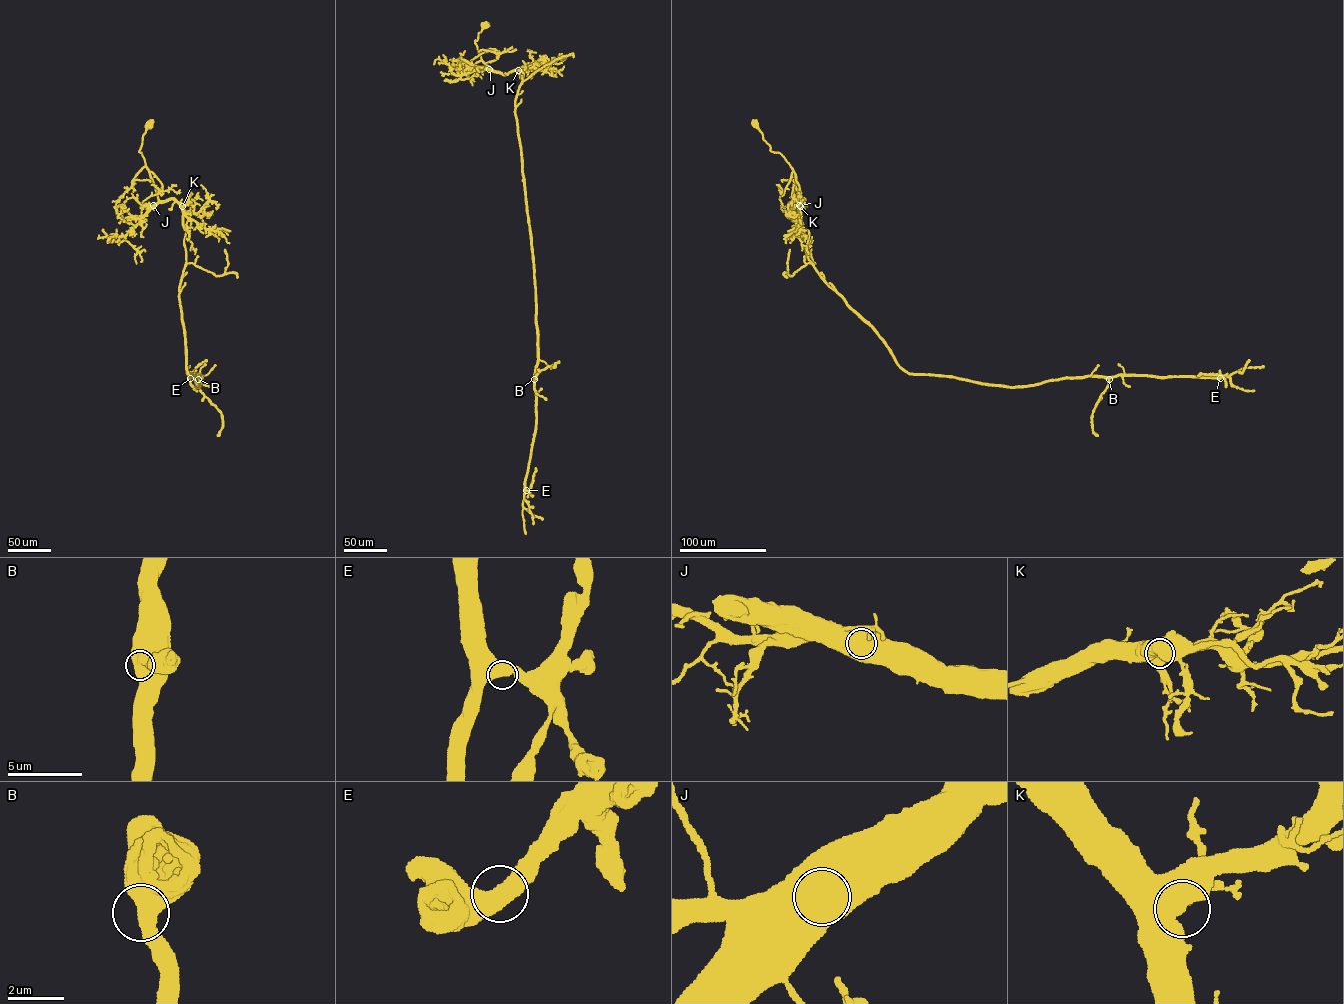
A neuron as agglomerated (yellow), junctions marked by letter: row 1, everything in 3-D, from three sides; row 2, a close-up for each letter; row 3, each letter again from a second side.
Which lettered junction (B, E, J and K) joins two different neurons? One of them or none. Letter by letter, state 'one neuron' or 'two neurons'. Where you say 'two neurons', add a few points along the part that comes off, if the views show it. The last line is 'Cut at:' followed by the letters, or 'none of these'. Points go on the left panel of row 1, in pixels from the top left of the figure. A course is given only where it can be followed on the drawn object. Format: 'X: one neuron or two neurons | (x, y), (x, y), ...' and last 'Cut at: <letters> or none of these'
B: one neuron
E: one neuron
J: one neuron
K: one neuron
Cut at: none of these

